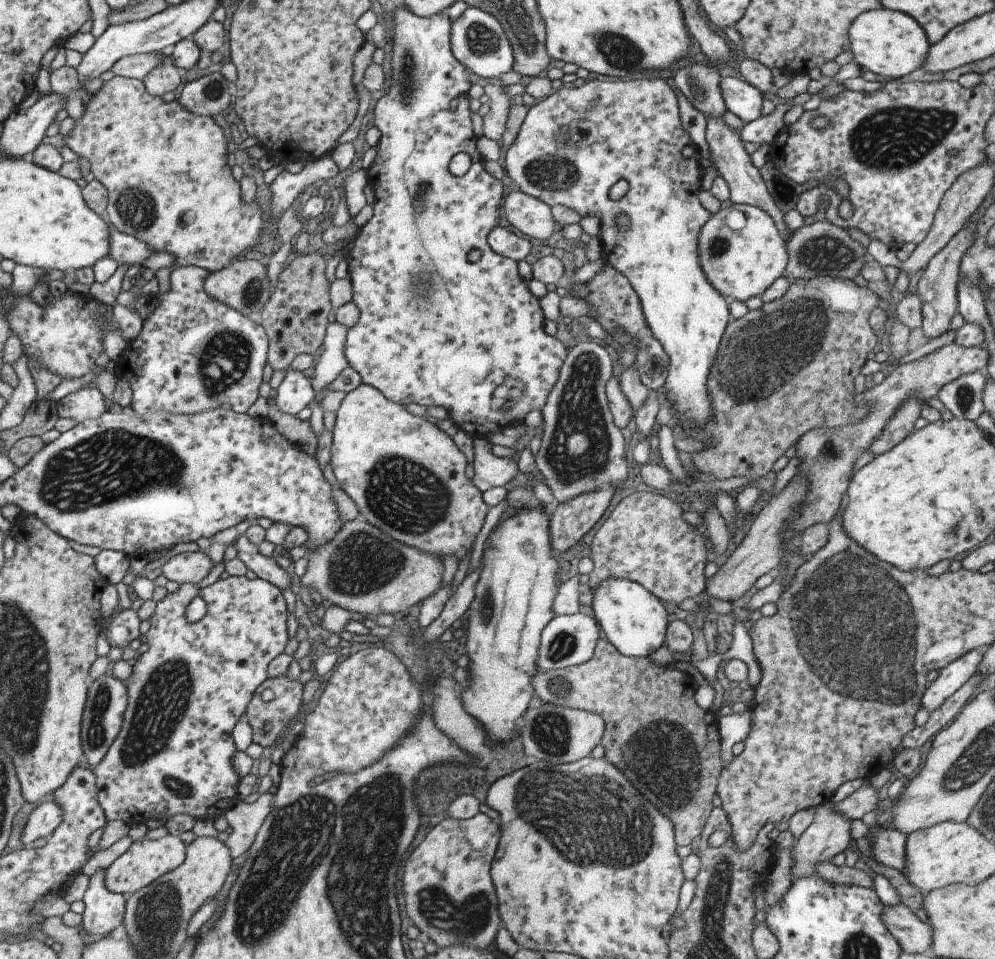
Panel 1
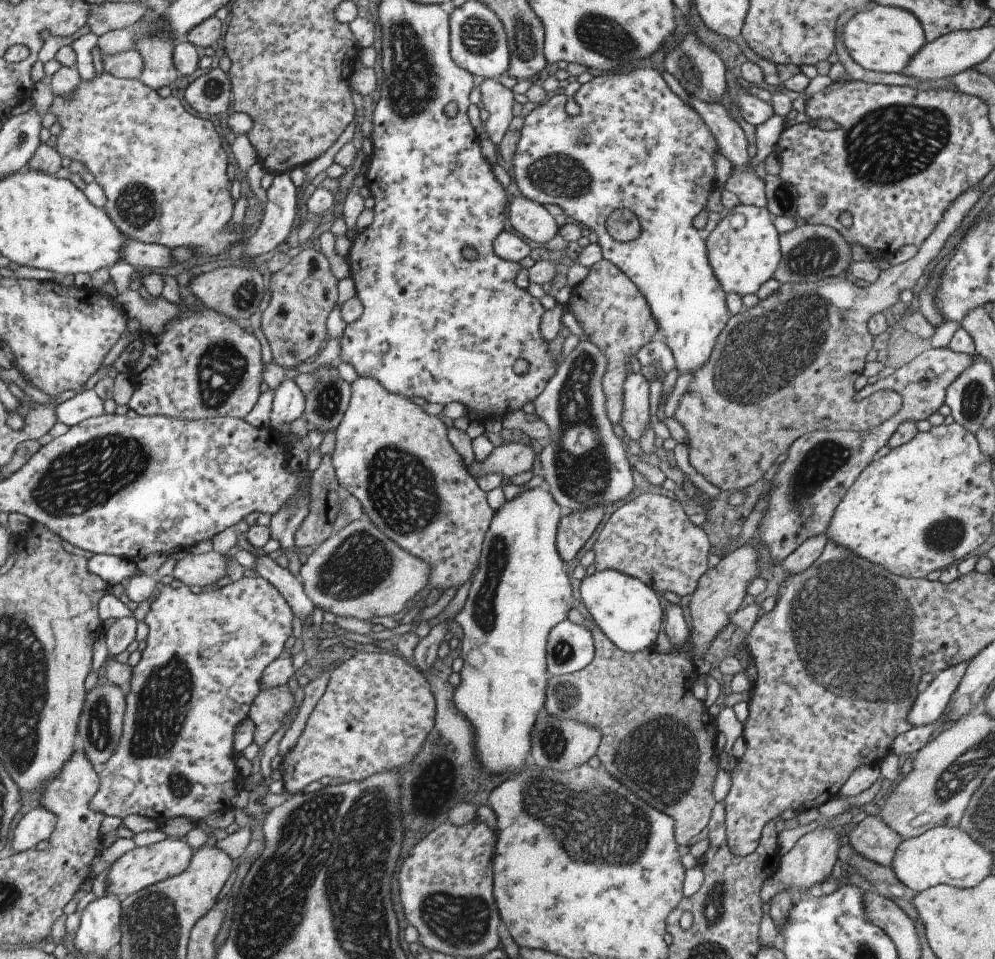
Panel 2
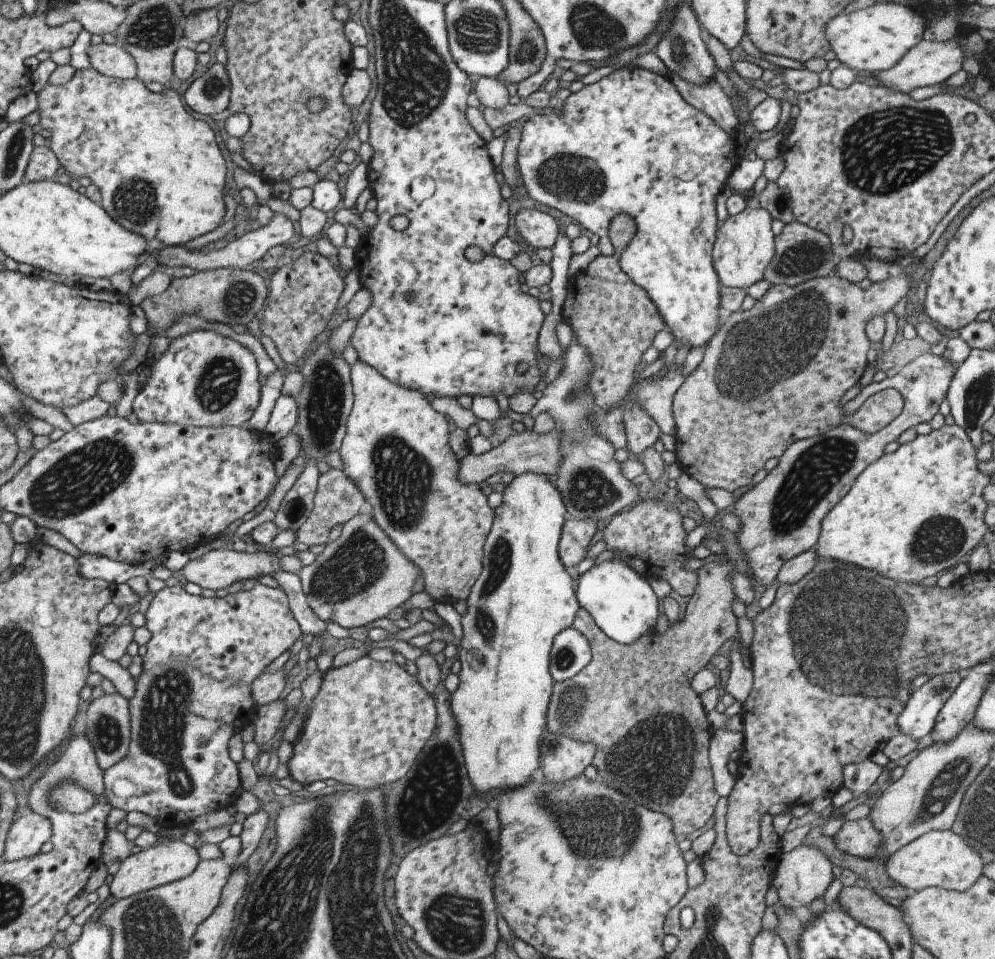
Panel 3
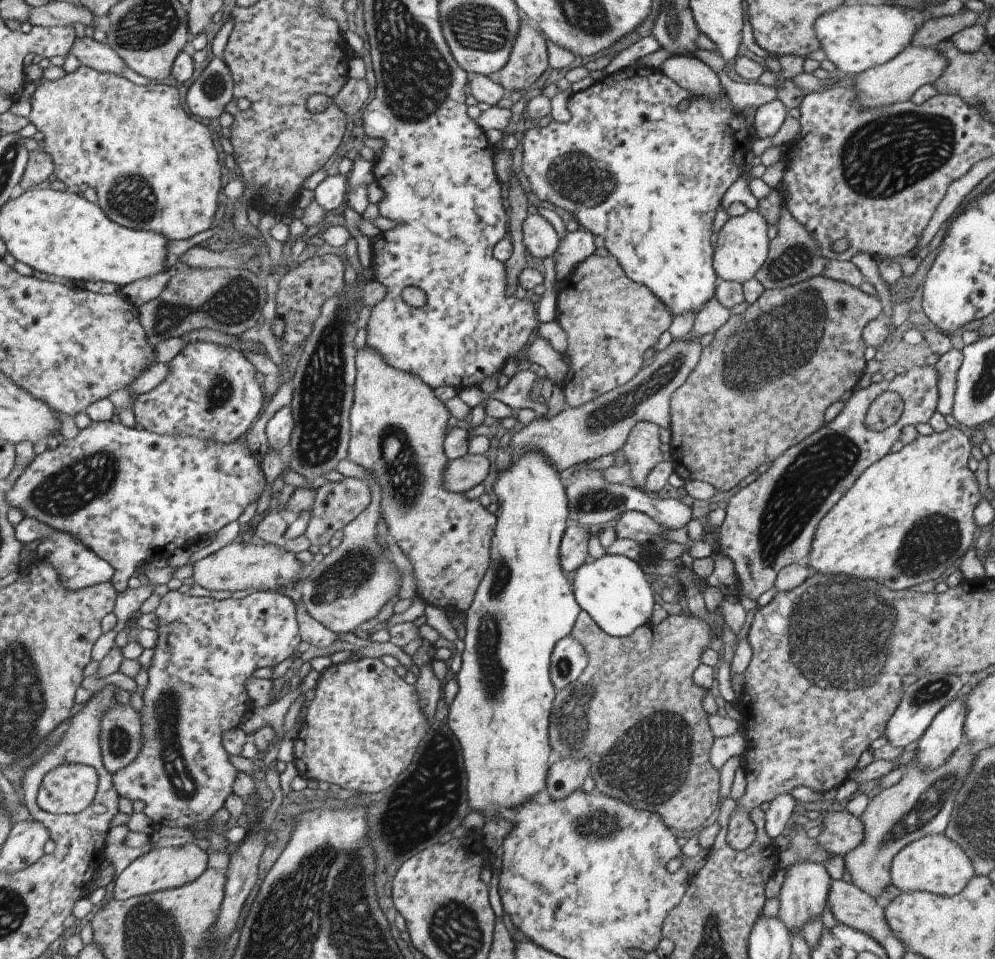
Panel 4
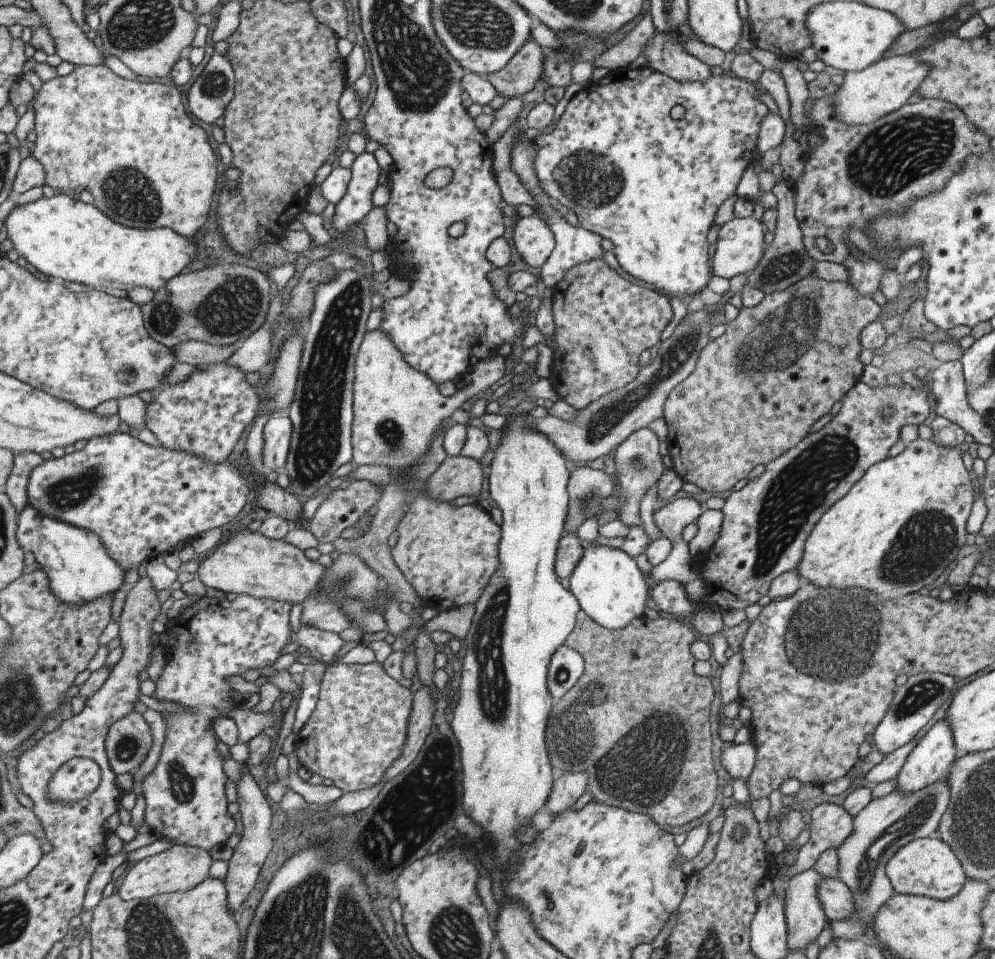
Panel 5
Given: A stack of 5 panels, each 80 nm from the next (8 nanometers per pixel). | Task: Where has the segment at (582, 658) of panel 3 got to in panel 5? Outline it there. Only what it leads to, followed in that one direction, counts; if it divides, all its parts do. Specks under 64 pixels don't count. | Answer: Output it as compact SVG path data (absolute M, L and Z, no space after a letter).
M565 644L557 647L546 668L546 687L552 700L559 700L579 680L584 669L581 655Z

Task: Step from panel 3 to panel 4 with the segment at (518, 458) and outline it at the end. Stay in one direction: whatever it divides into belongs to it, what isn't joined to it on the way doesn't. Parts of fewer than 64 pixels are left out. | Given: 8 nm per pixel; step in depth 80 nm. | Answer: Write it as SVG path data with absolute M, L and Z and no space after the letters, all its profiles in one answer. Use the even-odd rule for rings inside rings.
M689 333L681 338L673 338L665 350L657 352L650 361L646 361L637 374L623 386L601 394L599 398L581 407L567 406L553 418L535 417L519 432L505 437L500 447L500 457L513 458L527 450L539 450L557 472L565 474L569 467L579 462L598 459L613 452L618 454L626 442L629 430L637 422L649 422L659 429L665 428L669 431L669 400L673 390L687 379L698 362L702 351L699 339ZM465 454L457 460L447 459L447 466L443 470L443 486L449 492L464 494L467 490L482 484L488 474L489 458L484 454Z

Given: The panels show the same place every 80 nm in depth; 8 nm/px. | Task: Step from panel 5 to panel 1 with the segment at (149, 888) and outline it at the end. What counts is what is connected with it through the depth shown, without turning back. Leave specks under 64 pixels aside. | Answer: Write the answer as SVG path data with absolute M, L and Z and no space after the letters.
M168 834L157 840L141 838L131 842L129 848L105 869L105 888L121 895L125 892L132 894L154 882L155 878L160 878L163 874L177 868L184 859L185 846L176 836Z

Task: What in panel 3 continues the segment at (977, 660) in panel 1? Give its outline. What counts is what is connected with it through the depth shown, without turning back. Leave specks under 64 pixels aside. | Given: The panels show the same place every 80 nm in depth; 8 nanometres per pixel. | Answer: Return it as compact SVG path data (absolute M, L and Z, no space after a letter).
M947 672L929 678L907 698L895 726L901 734L920 739L931 731L943 704L951 697L962 680L962 672Z

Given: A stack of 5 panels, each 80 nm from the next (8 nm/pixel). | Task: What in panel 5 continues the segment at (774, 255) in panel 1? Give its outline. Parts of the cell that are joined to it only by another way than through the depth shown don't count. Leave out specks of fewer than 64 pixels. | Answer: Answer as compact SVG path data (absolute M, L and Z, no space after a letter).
M733 216L719 227L711 256L713 275L727 280L749 273L763 256L764 235L759 221Z

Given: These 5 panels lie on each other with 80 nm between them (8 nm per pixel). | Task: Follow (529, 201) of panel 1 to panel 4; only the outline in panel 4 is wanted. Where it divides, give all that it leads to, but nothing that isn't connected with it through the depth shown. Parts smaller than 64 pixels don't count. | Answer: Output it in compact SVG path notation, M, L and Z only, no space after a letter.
M530 211L521 223L523 246L533 258L552 256L558 246L558 238L553 226L543 216Z

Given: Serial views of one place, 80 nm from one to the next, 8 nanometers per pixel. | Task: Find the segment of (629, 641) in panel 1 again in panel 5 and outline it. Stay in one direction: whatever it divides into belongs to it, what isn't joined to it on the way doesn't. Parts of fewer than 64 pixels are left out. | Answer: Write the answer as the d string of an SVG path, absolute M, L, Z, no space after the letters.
M594 545L583 549L583 556L575 564L567 582L569 592L577 599L581 611L602 627L617 630L627 626L632 618L643 616L645 600L649 597L643 579L633 558L623 550Z

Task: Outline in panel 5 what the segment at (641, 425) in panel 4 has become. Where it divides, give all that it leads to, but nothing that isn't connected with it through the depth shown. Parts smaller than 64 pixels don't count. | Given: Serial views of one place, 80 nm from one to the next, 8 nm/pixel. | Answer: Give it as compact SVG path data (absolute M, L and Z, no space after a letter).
M648 427L641 428L632 432L617 448L613 454L613 462L615 462L615 483L616 488L625 494L625 506L621 508L618 517L628 529L632 526L641 527L641 520L639 520L638 504L641 498L648 490L648 488L657 482L657 479L663 472L663 465L661 464L661 457L657 451L659 442L657 436L649 430Z

